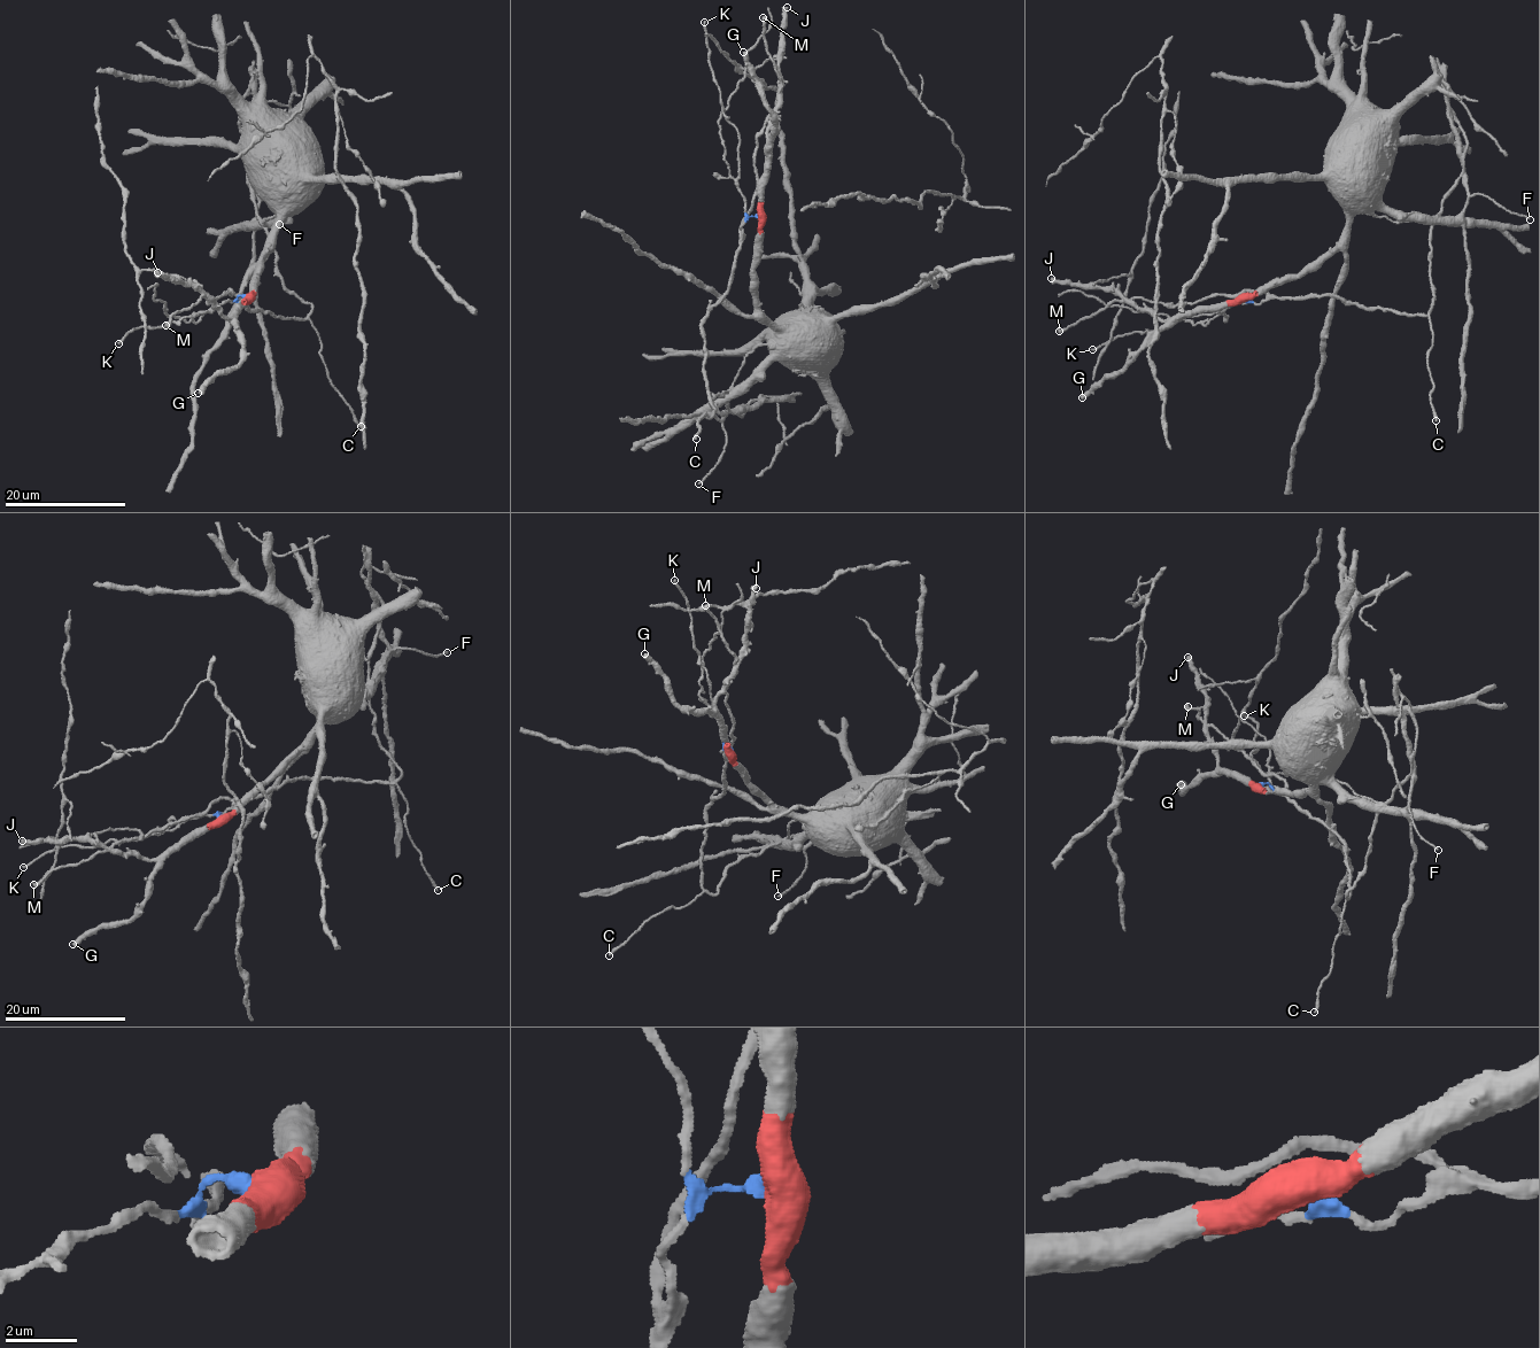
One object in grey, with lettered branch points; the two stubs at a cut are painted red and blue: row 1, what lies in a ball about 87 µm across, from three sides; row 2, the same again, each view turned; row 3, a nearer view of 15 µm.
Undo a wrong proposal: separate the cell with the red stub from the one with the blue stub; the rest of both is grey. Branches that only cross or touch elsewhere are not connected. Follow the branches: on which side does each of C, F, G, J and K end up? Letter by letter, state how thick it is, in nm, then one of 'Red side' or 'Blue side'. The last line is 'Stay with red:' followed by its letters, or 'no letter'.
C: Thickness 200 nm. Blue side
F: Thickness 190 nm. Red side
G: Thickness 500 nm. Red side
J: Thickness 480 nm. Red side
K: Thickness 220 nm. Blue side
Stay with red: F, G, J

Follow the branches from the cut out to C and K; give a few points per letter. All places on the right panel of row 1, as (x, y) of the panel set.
C: (1243, 297), (1256, 303), (1274, 297), (1343, 297), (1366, 308), (1424, 315), (1432, 335), (1428, 369), (1436, 421)
K: (1243, 297), (1246, 296), (1246, 302), (1232, 302), (1213, 315), (1176, 318), (1165, 326), (1122, 334), (1091, 350)

